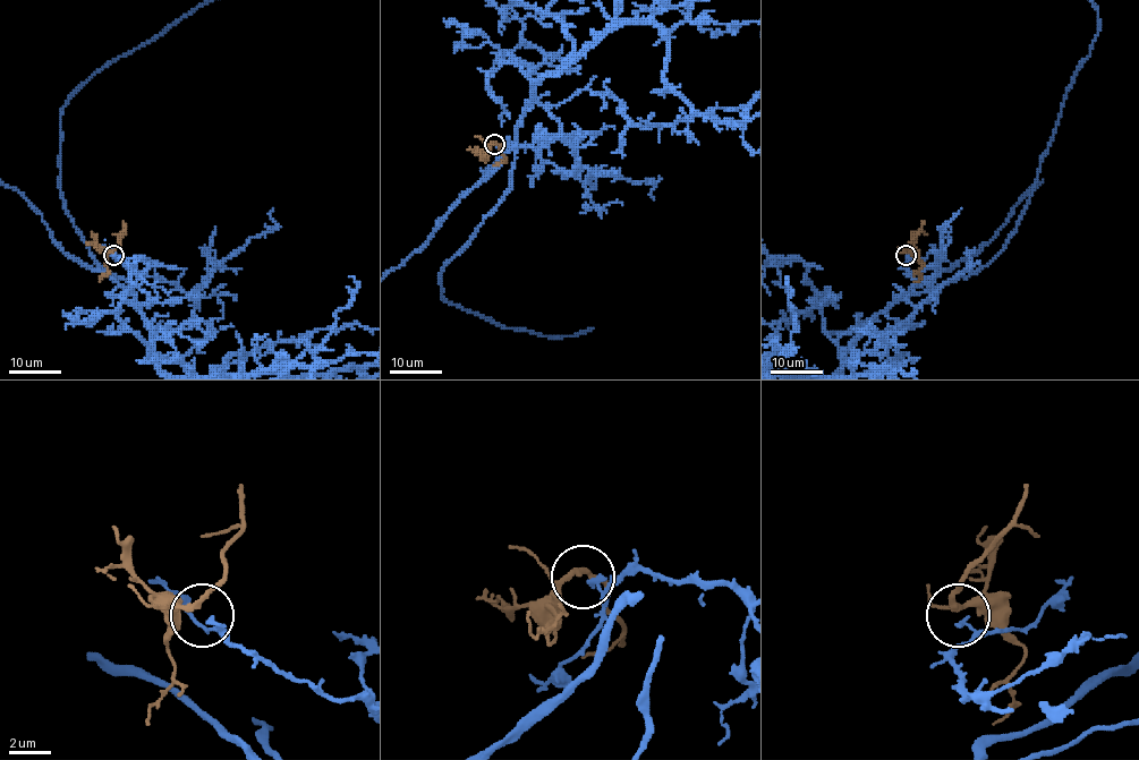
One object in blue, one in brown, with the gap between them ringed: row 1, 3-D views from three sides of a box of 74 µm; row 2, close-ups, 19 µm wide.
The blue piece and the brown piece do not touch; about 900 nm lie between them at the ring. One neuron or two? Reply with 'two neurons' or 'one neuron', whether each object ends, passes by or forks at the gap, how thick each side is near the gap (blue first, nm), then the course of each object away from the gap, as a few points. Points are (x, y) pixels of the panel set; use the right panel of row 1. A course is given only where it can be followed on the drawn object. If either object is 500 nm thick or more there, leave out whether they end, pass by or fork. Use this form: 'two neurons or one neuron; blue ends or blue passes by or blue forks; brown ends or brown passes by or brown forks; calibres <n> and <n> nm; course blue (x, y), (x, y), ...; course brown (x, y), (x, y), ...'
two neurons; blue ends; brown passes by; calibres 240 and 260 nm; course blue (907, 256), (934, 292), (892, 331), (864, 330), (975, 273), (1026, 207), (1097, 34); course brown (906, 254), (910, 252), (923, 264), (921, 276), (915, 282)

